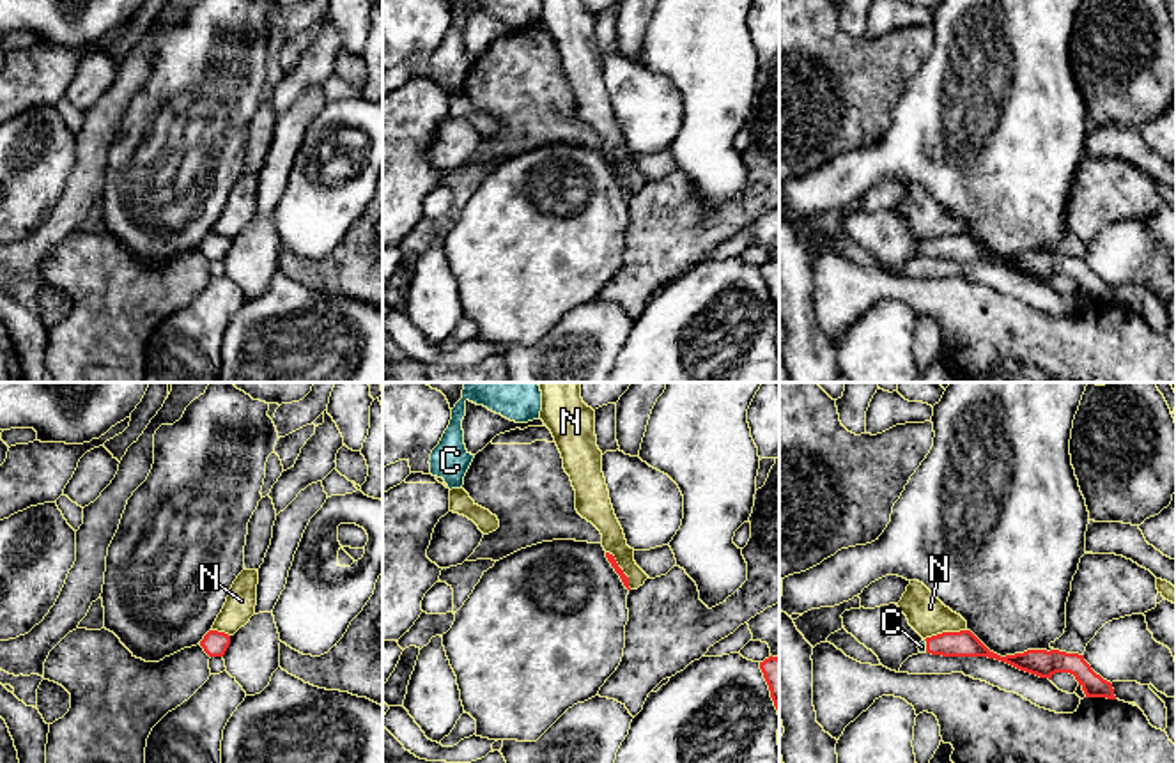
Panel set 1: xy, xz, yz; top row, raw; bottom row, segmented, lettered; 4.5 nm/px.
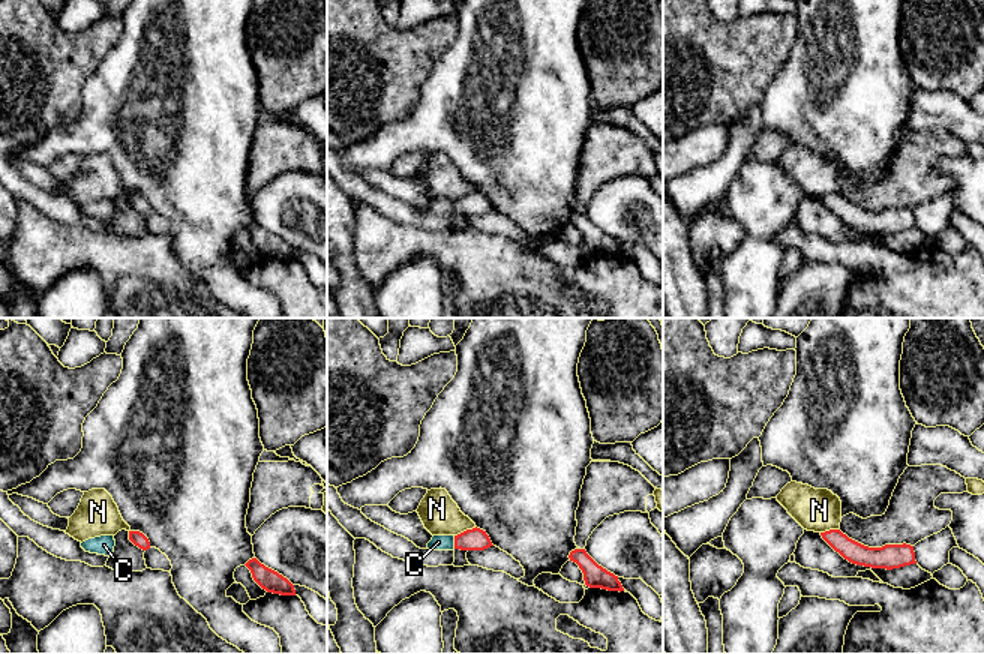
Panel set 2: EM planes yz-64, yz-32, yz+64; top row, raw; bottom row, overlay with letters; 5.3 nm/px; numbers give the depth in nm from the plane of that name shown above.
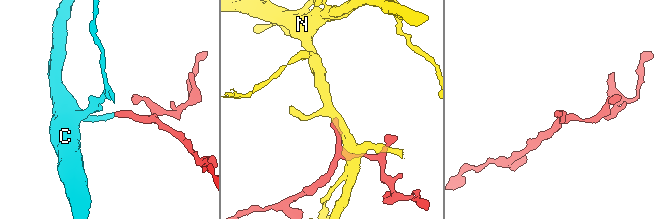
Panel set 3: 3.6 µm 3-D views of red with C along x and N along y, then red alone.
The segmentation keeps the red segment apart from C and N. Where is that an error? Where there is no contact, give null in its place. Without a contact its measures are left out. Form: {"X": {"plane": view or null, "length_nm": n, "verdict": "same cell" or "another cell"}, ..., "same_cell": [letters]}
{"C": {"plane": "yz", "length_nm": 70, "verdict": "same cell"}, "N": {"plane": "yz", "length_nm": 200, "verdict": "another cell"}, "same_cell": ["C"]}

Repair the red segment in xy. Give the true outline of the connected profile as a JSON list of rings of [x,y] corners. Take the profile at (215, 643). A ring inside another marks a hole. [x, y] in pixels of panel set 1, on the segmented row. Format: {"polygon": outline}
{"polygon": [[[209,630],[200,641],[200,646],[209,657],[223,657],[228,644],[230,644],[230,636],[218,630]]]}

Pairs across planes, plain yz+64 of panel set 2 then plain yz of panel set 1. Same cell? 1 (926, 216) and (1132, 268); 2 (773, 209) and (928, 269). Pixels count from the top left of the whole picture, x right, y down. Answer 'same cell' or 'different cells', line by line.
1: same cell
2: different cells

